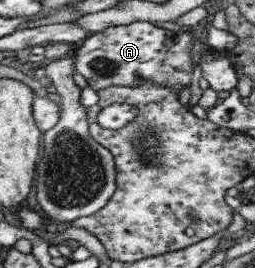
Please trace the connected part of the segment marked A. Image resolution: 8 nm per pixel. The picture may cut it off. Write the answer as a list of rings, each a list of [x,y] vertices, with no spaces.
[[[135,21],[126,25],[115,25],[92,34],[84,40],[76,55],[75,69],[86,79],[94,91],[108,86],[138,86],[142,81],[162,85],[178,95],[179,90],[190,86],[192,59],[188,32],[158,28],[150,21]]]

